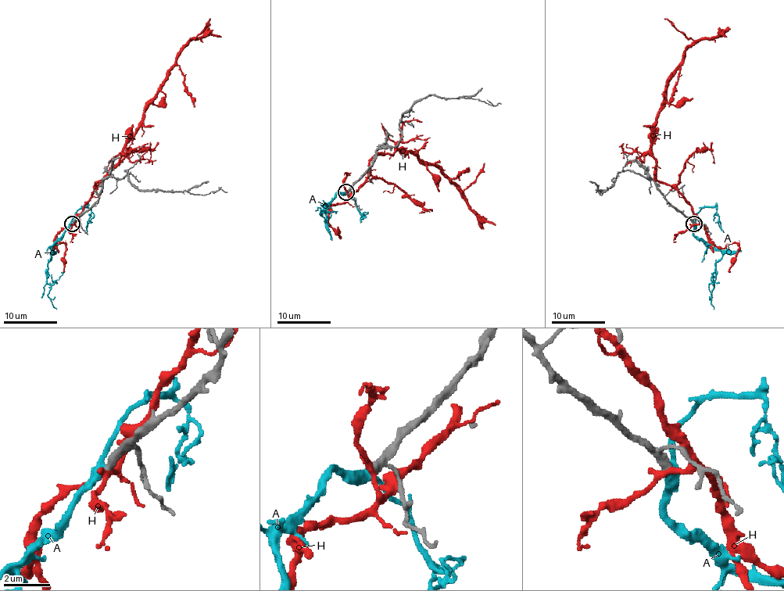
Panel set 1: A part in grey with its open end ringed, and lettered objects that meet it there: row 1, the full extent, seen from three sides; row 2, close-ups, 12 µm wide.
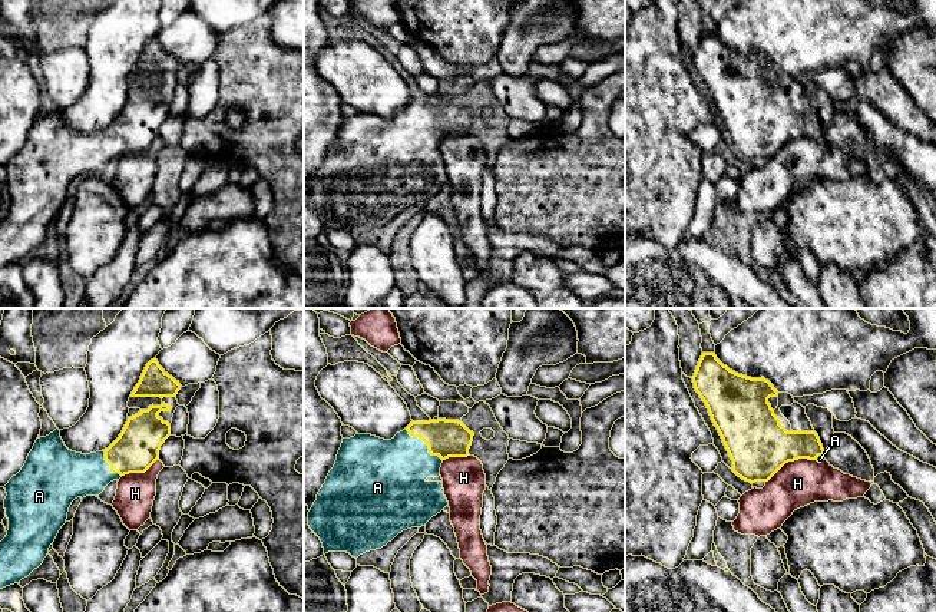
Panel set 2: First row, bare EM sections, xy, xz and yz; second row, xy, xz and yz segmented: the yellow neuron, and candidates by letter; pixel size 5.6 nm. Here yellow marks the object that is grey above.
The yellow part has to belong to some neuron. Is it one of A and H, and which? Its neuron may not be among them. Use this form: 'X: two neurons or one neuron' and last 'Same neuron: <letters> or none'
A: one neuron
H: two neurons
Same neuron: A

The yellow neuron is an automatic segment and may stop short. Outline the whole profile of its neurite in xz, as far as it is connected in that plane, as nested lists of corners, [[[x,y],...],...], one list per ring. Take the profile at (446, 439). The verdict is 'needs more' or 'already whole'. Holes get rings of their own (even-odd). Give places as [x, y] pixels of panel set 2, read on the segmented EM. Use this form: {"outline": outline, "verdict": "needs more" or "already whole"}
{"outline": [[[459,420],[411,421],[391,440],[371,434],[355,434],[343,439],[334,467],[317,494],[308,512],[308,526],[320,537],[324,555],[328,552],[347,552],[353,558],[381,549],[398,533],[411,527],[421,527],[440,513],[449,502],[441,482],[427,482],[427,477],[439,477],[441,463],[449,457],[467,457],[474,433]]], "verdict": "needs more"}

